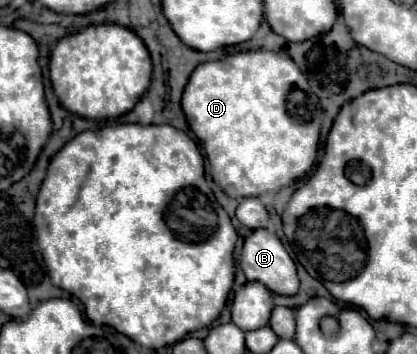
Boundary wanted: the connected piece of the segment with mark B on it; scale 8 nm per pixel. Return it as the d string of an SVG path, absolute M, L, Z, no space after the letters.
M255 229L245 239L243 253L241 253L241 269L247 277L247 281L259 281L277 295L295 295L299 291L299 277L297 277L297 267L295 267L293 259L285 251L283 243L267 229Z

